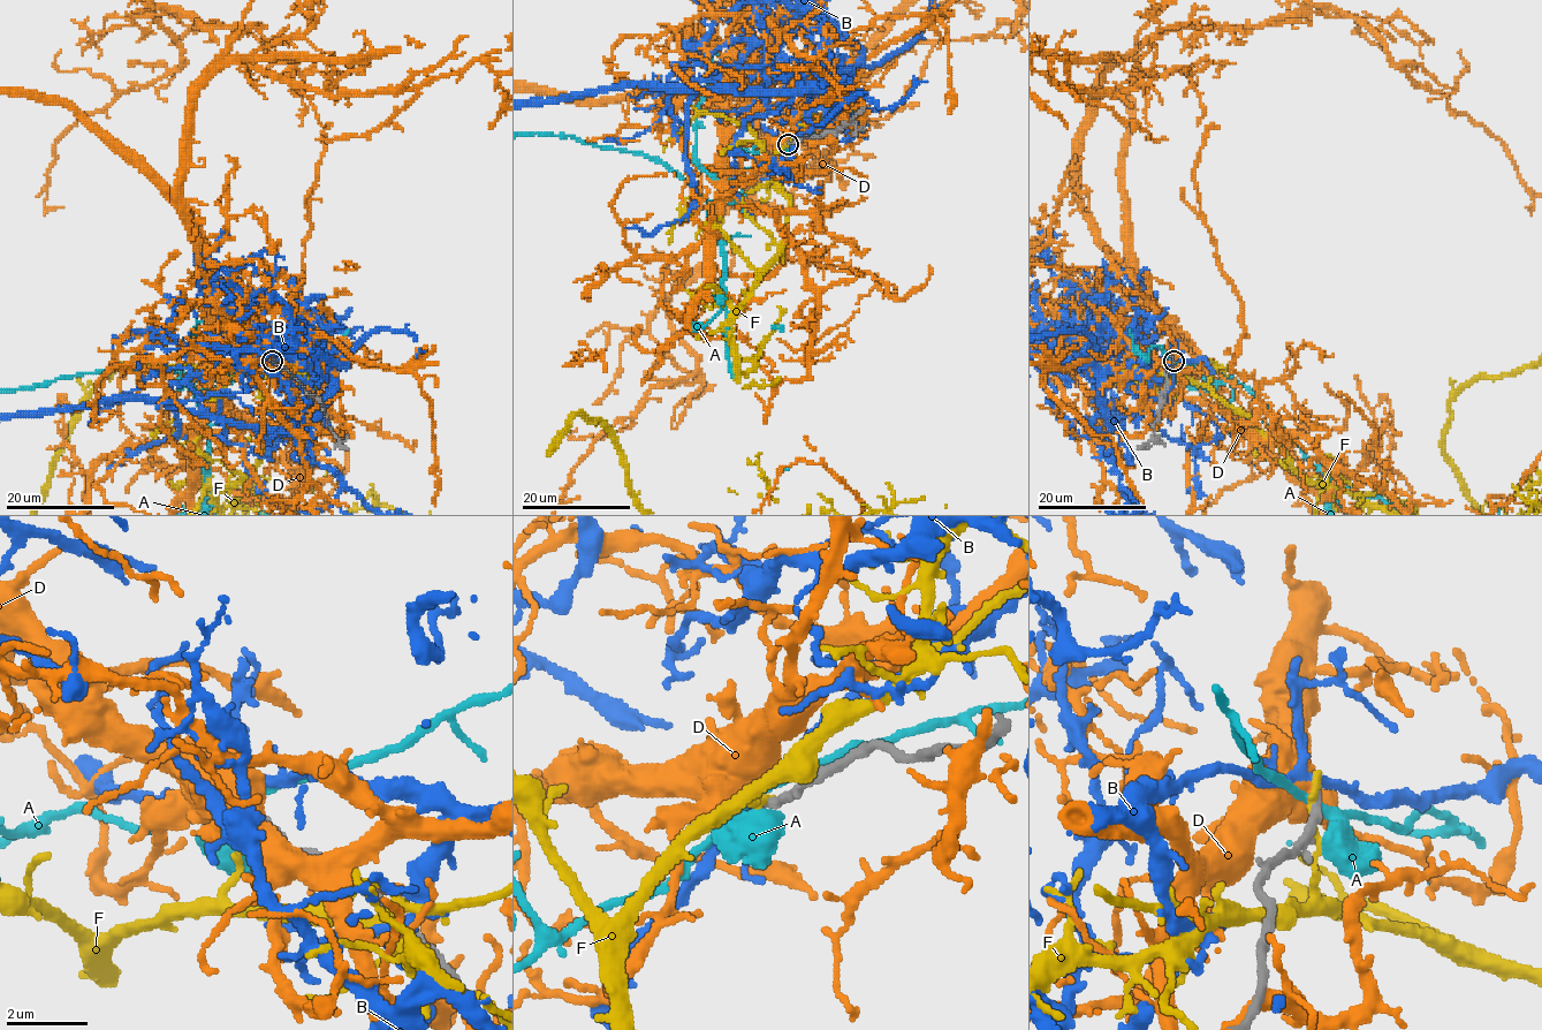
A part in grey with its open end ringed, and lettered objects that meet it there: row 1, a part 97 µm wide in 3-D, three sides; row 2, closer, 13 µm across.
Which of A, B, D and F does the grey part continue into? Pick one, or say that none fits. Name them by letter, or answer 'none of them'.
none of them

